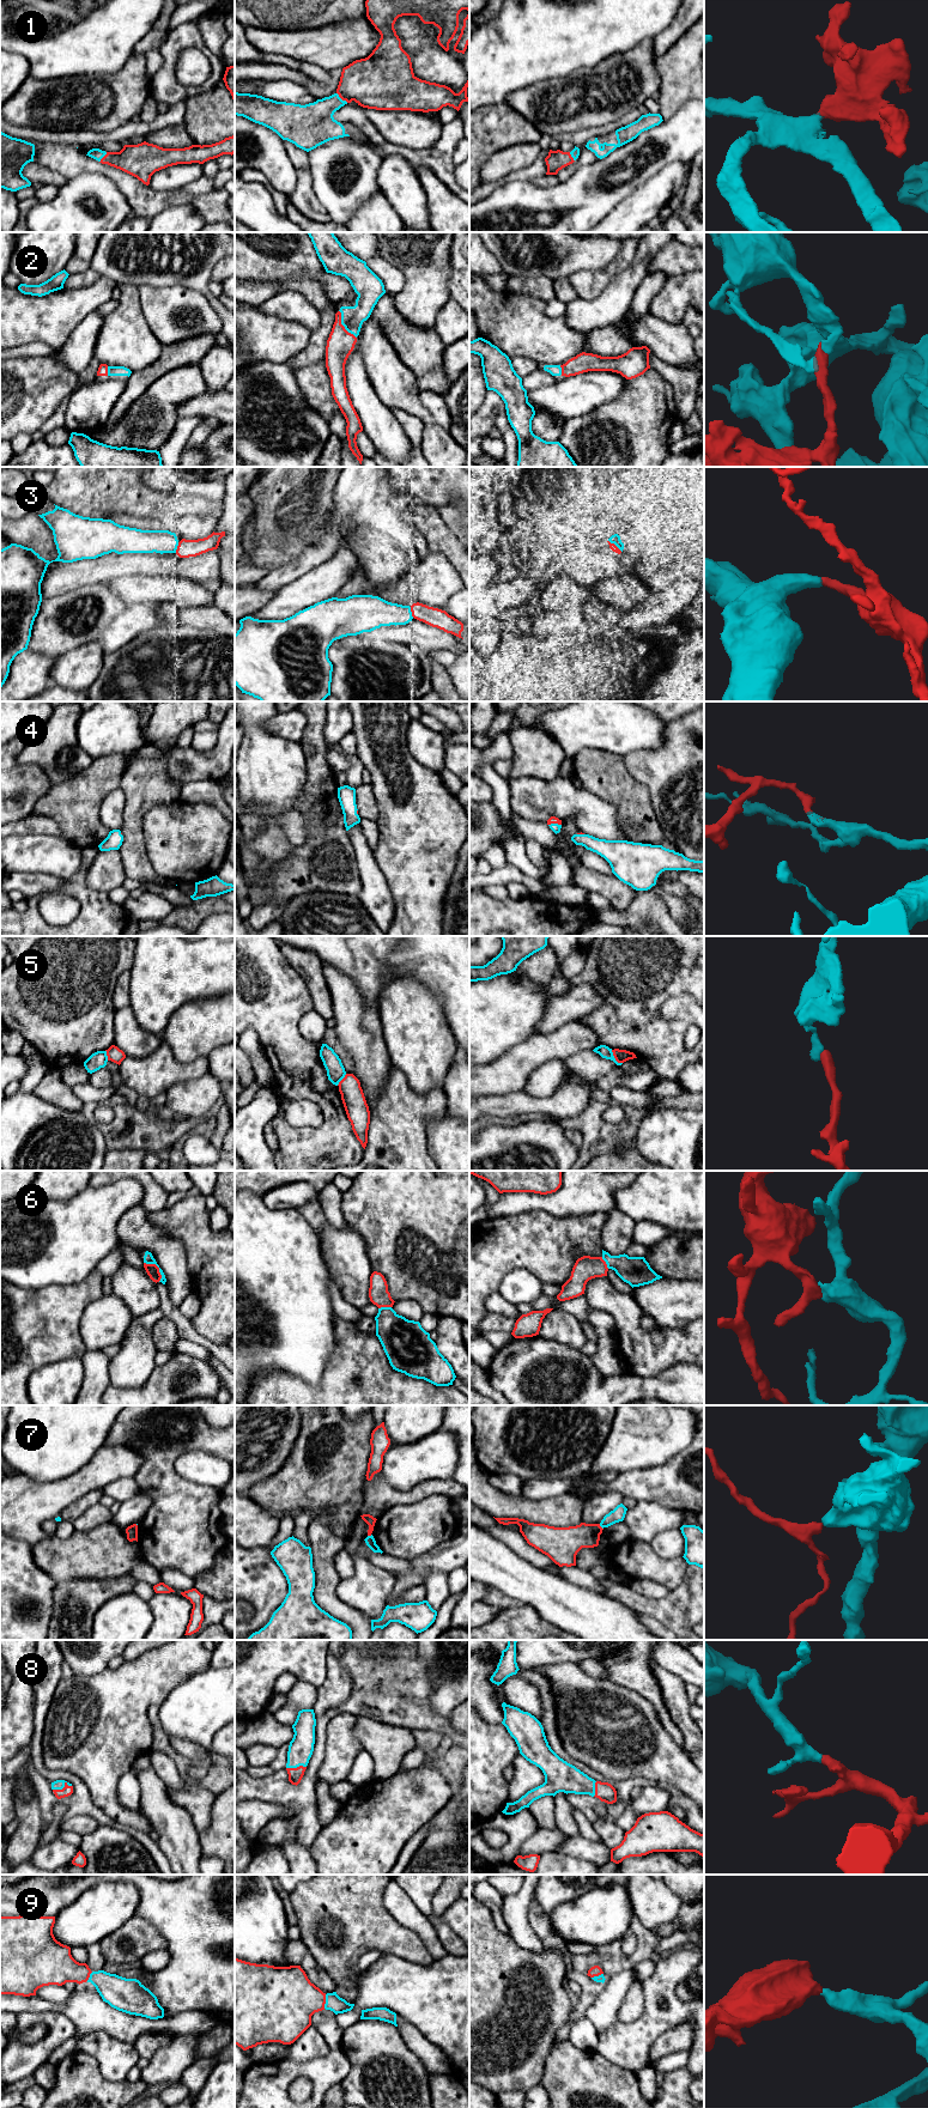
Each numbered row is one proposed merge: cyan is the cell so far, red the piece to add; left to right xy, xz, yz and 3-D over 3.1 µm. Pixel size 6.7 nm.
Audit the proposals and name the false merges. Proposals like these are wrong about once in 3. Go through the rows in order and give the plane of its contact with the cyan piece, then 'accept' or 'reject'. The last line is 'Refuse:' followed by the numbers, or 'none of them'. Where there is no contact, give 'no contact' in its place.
1: meets cyan in xz; accept
2: meets cyan in xz; accept
3: meets cyan in xy; accept
4: meets cyan in yz; accept
5: meets cyan in yz; reject
6: meets cyan in xy; reject
7: meets cyan in yz; reject
8: meets cyan in xy; accept
9: meets cyan in xz; accept
Refuse: 5, 6, 7

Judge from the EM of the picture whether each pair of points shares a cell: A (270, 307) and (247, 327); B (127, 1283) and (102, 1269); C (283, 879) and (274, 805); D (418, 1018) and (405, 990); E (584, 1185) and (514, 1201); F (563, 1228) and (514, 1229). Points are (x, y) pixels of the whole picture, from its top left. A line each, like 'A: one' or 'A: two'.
A: two
B: two
C: two
D: one
E: one
F: one

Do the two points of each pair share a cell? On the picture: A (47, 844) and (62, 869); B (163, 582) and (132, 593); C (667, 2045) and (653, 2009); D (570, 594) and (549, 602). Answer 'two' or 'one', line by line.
A: one
B: one
C: two
D: one

